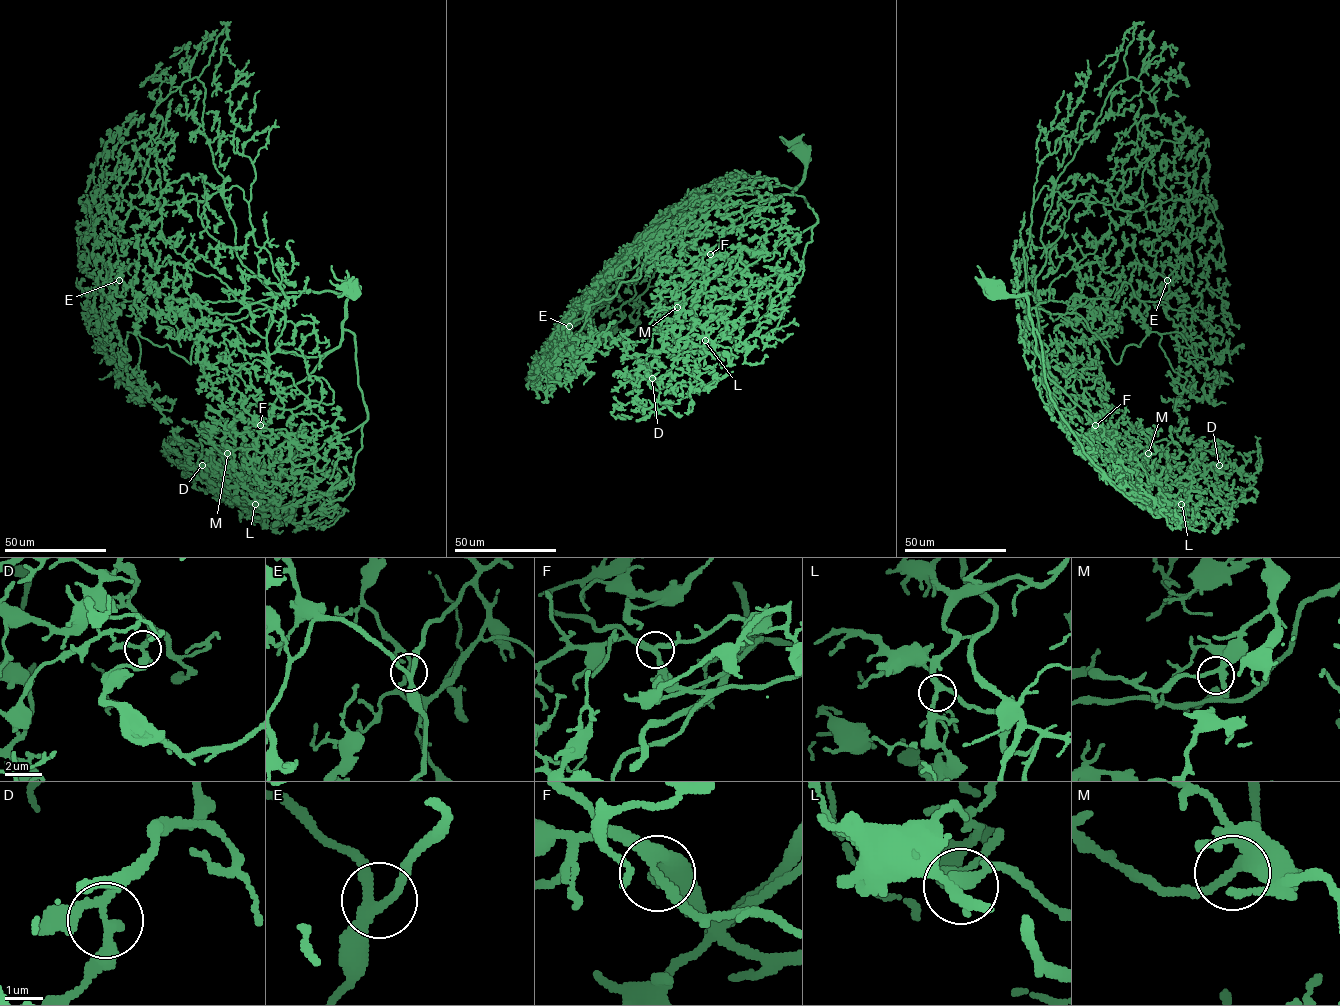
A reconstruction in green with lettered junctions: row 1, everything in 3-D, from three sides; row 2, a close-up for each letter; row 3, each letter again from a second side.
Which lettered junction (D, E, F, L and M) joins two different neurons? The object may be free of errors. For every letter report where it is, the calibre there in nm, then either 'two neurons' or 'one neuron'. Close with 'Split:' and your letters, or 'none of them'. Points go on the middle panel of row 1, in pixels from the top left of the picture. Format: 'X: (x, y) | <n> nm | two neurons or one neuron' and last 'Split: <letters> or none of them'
D: (652, 378) | 240 nm | one neuron
E: (569, 326) | 240 nm | one neuron
F: (710, 254) | 260 nm | one neuron
L: (705, 340) | 240 nm | one neuron
M: (677, 307) | 280 nm | one neuron
Split: none of them

